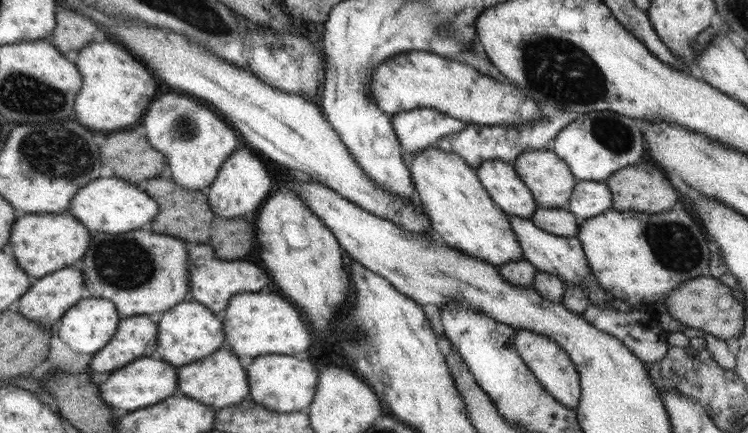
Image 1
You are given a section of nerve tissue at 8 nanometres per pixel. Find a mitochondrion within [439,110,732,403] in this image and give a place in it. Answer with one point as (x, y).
(679, 250)

